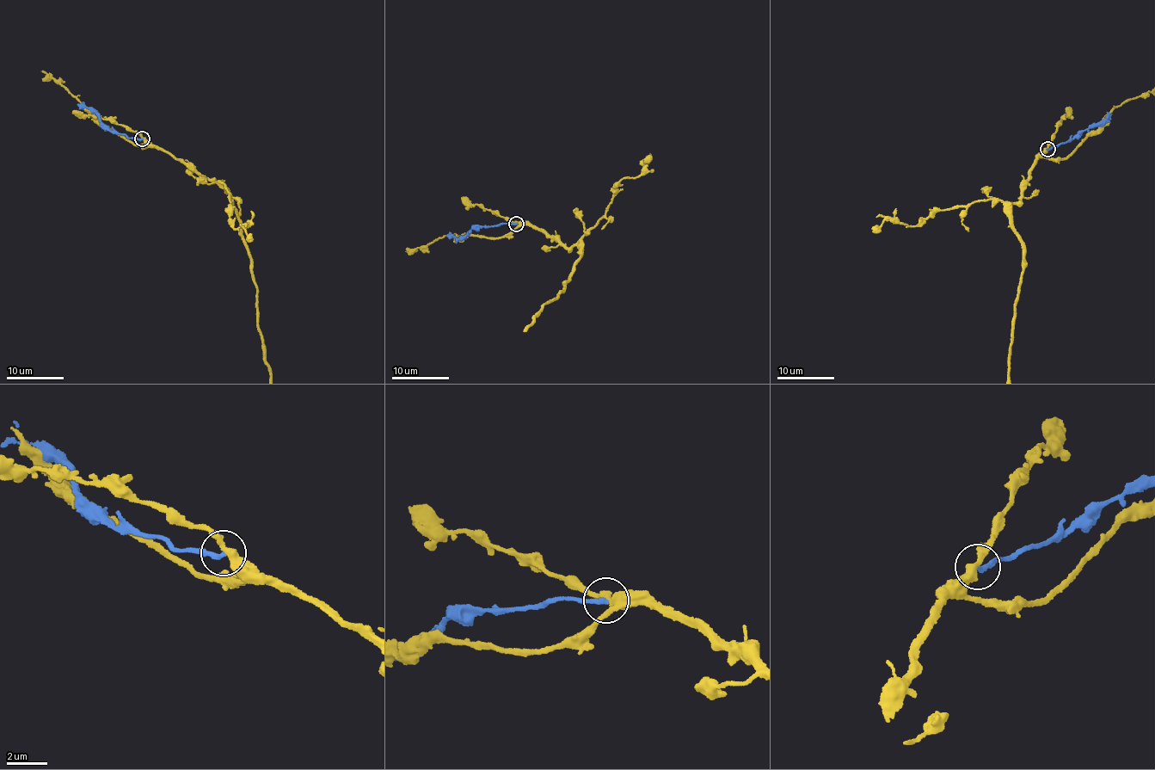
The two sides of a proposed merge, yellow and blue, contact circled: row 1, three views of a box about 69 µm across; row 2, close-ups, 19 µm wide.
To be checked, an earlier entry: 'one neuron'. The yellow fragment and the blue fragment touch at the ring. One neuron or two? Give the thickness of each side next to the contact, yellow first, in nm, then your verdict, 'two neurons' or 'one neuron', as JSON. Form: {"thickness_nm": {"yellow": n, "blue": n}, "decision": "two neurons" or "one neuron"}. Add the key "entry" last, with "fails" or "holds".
{"thickness_nm": {"yellow": 400, "blue": 240}, "decision": "two neurons", "entry": "fails"}

